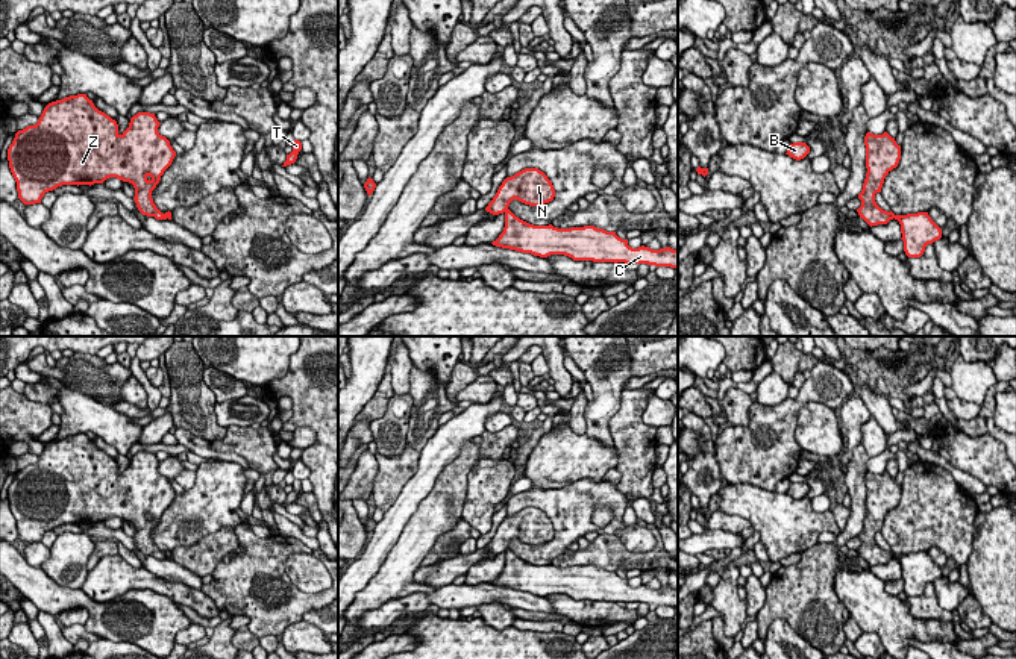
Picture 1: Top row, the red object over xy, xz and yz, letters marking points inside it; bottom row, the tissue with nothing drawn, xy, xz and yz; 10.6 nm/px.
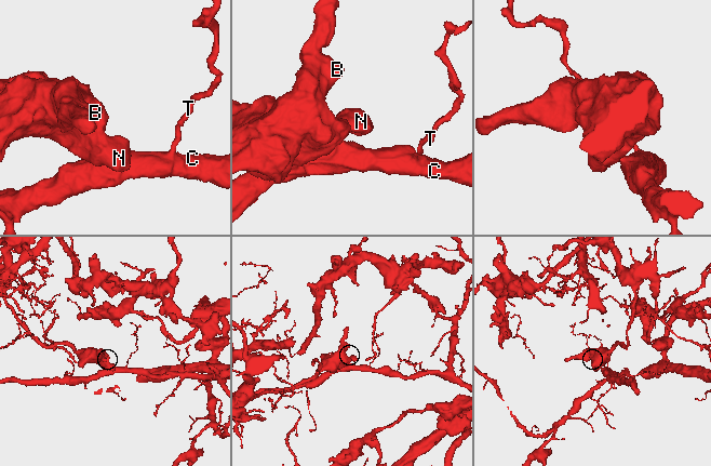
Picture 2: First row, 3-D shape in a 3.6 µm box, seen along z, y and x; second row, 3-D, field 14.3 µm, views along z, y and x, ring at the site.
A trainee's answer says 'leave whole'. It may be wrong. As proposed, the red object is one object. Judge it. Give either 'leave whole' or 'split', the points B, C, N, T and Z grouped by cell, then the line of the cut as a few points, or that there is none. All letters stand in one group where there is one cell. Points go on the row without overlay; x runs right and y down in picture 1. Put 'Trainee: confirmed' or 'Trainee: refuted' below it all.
split; groups B N Z / C T; cut yz (889, 552), (893, 556)
Trainee: refuted

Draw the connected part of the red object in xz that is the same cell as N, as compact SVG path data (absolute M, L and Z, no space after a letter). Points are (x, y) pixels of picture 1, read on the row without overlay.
M525 508L502 521L485 550L499 554L514 538L529 545L541 545L552 541L553 536L555 529L547 515L538 508Z

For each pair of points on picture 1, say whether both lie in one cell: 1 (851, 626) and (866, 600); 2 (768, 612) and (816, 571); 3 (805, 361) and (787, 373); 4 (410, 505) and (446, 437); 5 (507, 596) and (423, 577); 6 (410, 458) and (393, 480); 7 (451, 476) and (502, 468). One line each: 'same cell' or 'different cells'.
1: different cells
2: same cell
3: same cell
4: same cell
5: different cells
6: same cell
7: different cells

